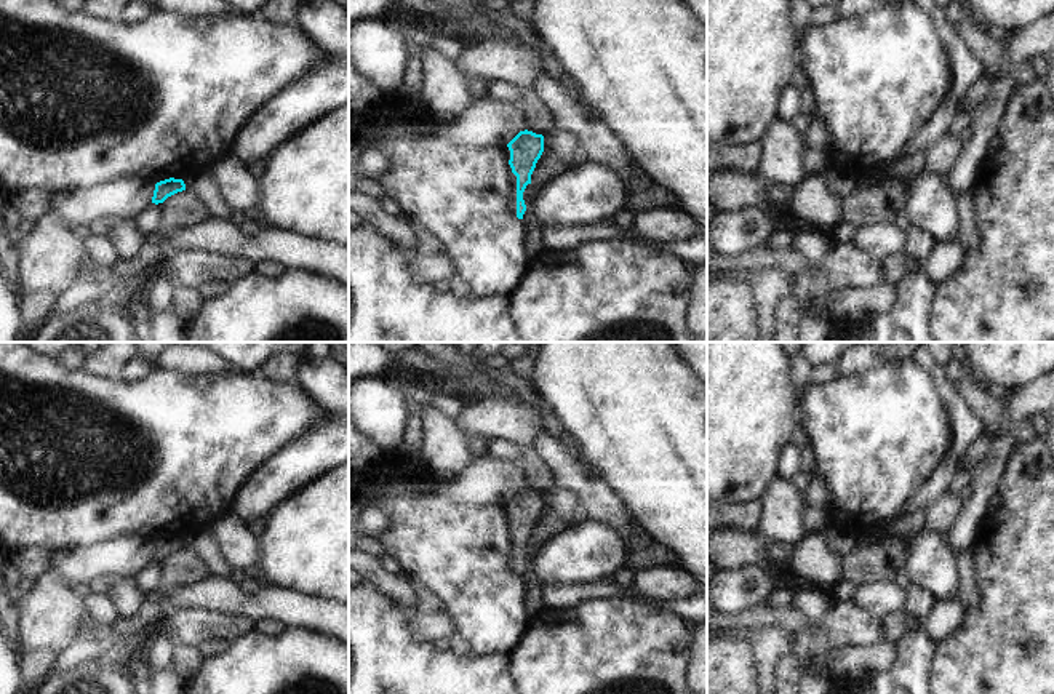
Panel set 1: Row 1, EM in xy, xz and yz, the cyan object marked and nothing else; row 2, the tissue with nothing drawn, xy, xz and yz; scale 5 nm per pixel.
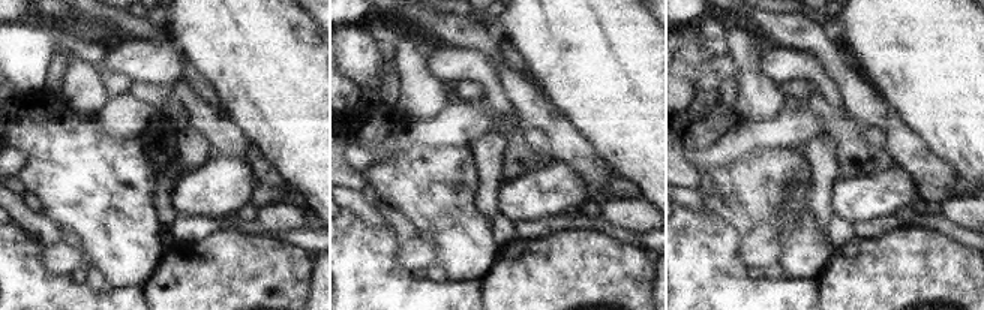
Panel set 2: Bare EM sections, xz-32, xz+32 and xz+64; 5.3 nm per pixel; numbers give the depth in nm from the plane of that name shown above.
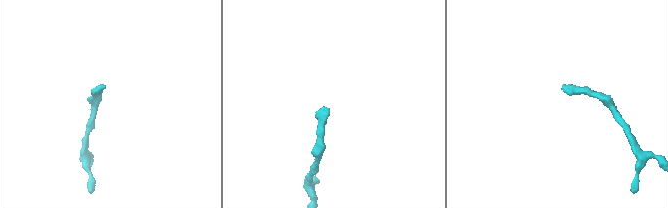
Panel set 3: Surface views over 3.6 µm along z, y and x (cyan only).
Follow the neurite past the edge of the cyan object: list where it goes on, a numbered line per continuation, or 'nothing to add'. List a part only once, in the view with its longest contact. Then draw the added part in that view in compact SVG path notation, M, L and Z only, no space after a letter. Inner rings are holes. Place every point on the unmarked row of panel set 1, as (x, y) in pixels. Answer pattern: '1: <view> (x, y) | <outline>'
nothing to add

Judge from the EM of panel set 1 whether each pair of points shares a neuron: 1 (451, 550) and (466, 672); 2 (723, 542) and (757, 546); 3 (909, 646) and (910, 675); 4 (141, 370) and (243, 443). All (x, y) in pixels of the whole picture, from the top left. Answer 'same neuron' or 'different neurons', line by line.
1: different neurons
2: same neuron
3: same neuron
4: different neurons

